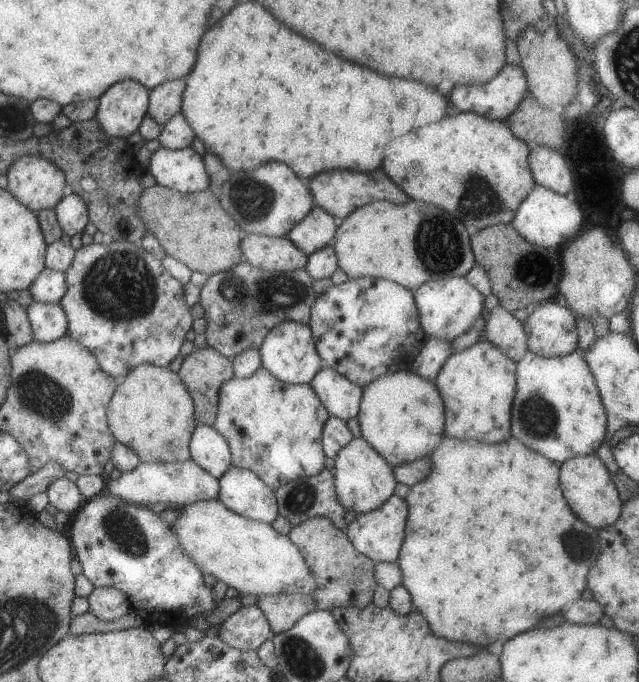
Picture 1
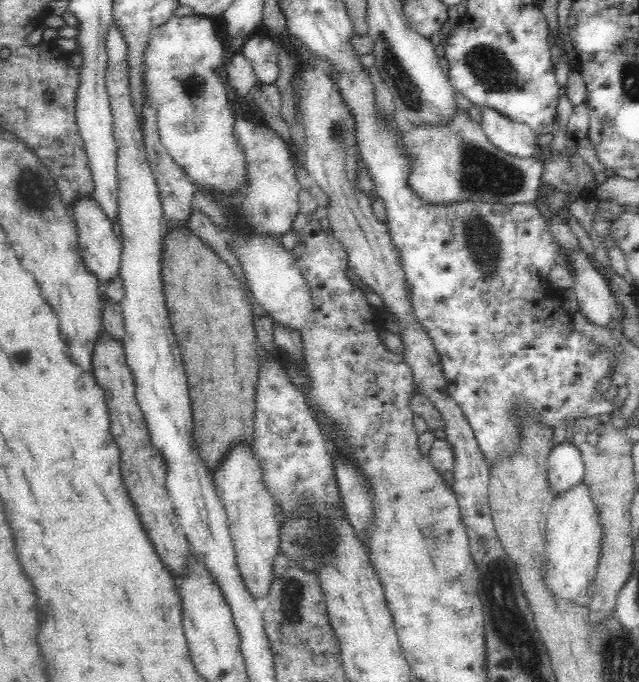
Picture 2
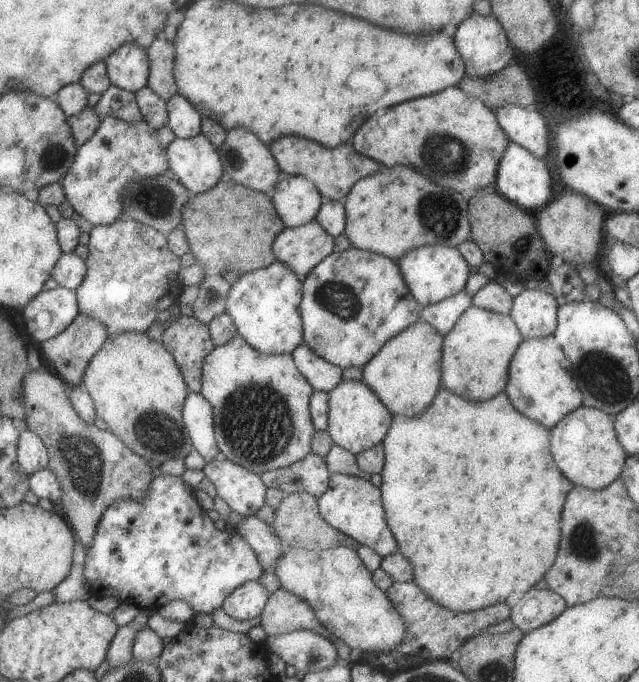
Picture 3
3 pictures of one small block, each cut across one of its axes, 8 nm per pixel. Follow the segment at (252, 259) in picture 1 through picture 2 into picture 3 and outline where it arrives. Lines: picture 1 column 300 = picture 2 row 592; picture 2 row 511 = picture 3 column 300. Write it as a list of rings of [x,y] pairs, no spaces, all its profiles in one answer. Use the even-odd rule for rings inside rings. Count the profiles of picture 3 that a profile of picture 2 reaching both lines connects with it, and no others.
[[[315,219],[303,226],[284,229],[275,236],[271,250],[275,261],[282,262],[303,278],[320,260],[334,251],[335,241]]]

